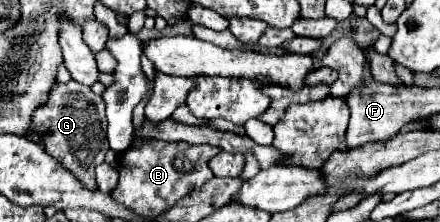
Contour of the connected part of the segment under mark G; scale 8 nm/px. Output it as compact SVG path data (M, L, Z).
M70 81L66 85L56 83L50 91L48 103L40 107L32 117L36 131L46 131L46 153L52 155L62 167L66 167L84 187L90 187L90 191L96 191L94 181L94 169L104 161L104 155L108 151L106 143L106 115L104 115L104 103L102 97L92 93L90 87L84 87L76 81Z

